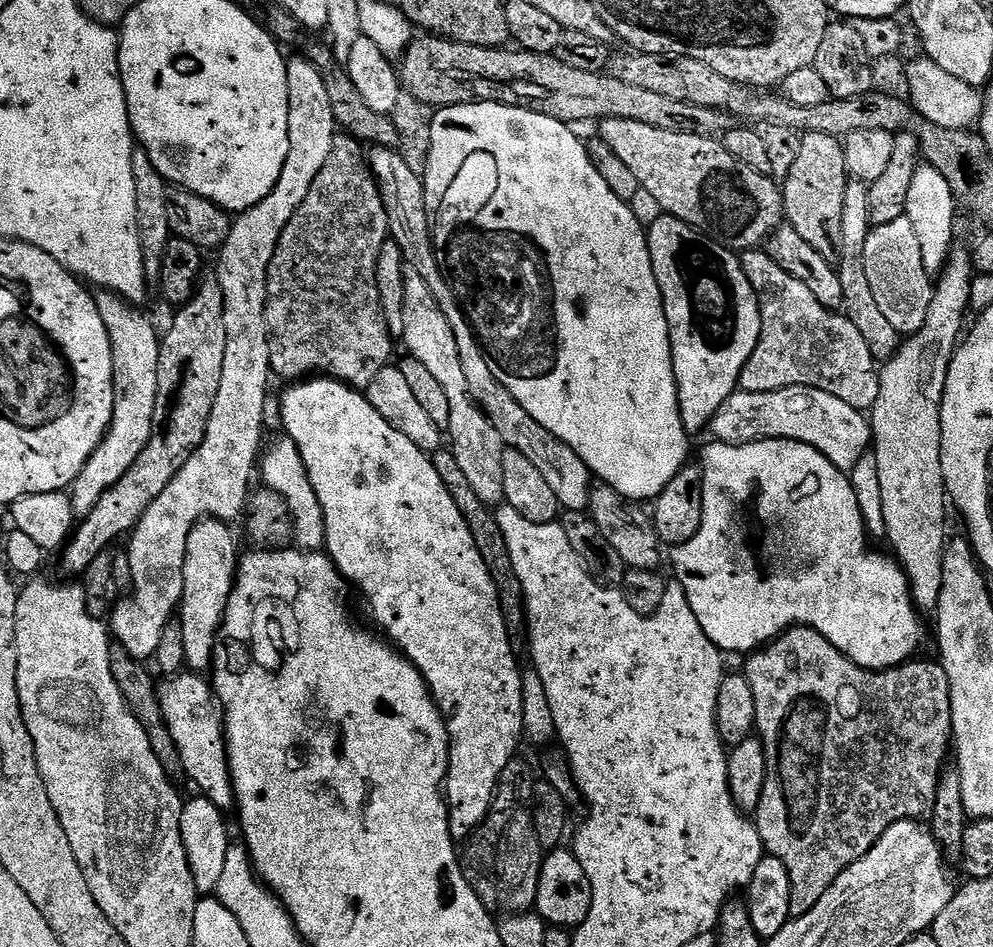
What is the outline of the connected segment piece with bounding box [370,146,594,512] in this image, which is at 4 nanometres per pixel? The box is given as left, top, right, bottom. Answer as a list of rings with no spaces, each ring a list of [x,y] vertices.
[[[376,146],[370,152],[371,174],[380,188],[386,218],[389,219],[388,235],[391,240],[398,242],[404,255],[405,265],[418,270],[418,274],[426,278],[426,286],[430,286],[438,306],[442,306],[442,314],[446,314],[450,322],[450,330],[454,330],[454,338],[458,342],[458,354],[462,362],[462,371],[466,373],[466,386],[469,394],[476,401],[476,405],[488,415],[488,421],[494,426],[494,430],[498,430],[505,445],[518,450],[518,454],[524,455],[541,472],[542,478],[546,478],[550,490],[554,490],[555,496],[558,497],[561,509],[564,512],[585,511],[594,487],[592,473],[588,471],[586,462],[582,462],[582,458],[578,458],[578,454],[570,450],[570,446],[554,438],[554,434],[550,434],[546,426],[538,426],[538,422],[534,422],[534,418],[530,418],[530,414],[526,414],[526,410],[518,406],[514,394],[510,394],[510,390],[506,390],[506,386],[502,386],[502,382],[498,382],[498,378],[490,374],[488,357],[481,348],[480,341],[477,340],[472,327],[468,325],[468,319],[460,309],[460,303],[456,301],[456,296],[442,271],[442,266],[436,261],[434,232],[430,227],[430,217],[426,210],[426,194],[421,173],[417,169],[415,172],[403,158],[405,159],[399,151],[391,148]]]

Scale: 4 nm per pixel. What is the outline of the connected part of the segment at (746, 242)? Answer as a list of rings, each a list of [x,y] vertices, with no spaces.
[[[606,118],[599,121],[598,128],[600,128],[600,132],[598,132],[599,139],[604,140],[606,146],[610,146],[610,150],[614,150],[614,154],[618,154],[618,158],[622,158],[622,163],[634,173],[634,178],[638,178],[641,188],[650,190],[650,195],[658,201],[658,206],[662,206],[664,215],[673,216],[682,222],[686,222],[692,228],[703,232],[709,240],[716,241],[723,248],[730,248],[737,254],[759,249],[785,219],[784,193],[781,185],[771,175],[758,170],[750,170],[750,166],[738,162],[734,158],[734,154],[727,152],[719,139],[710,136],[699,136],[698,134],[678,134],[674,130],[658,130],[658,126],[646,126],[646,122],[630,122],[630,118]]]

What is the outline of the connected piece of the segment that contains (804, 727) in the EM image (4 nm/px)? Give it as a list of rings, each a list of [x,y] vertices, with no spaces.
[[[802,627],[790,628],[787,632],[780,633],[777,640],[763,645],[763,647],[751,653],[751,655],[745,659],[748,661],[745,662],[744,668],[742,668],[742,674],[746,678],[746,682],[750,682],[750,690],[754,690],[754,706],[756,707],[755,735],[764,743],[764,749],[766,750],[766,786],[762,786],[762,802],[758,802],[758,810],[754,813],[754,823],[764,843],[765,853],[774,858],[778,858],[778,862],[782,862],[782,866],[786,866],[786,874],[790,874],[790,914],[793,918],[809,912],[818,902],[818,898],[822,898],[822,894],[826,894],[826,890],[830,890],[832,883],[854,862],[858,862],[858,858],[862,858],[874,847],[878,842],[878,838],[882,838],[882,834],[891,824],[894,822],[902,822],[903,820],[920,822],[925,818],[931,817],[934,798],[938,794],[938,786],[940,785],[940,774],[946,767],[946,761],[944,761],[944,759],[946,759],[947,756],[949,759],[950,749],[954,744],[952,734],[952,703],[950,702],[950,678],[946,674],[943,663],[937,662],[935,659],[933,659],[934,661],[920,659],[921,658],[913,658],[909,660],[907,664],[902,664],[898,668],[885,668],[883,672],[871,672],[869,668],[858,666],[850,658],[846,658],[846,654],[842,654],[826,638],[822,638],[822,634],[818,634],[812,628]]]

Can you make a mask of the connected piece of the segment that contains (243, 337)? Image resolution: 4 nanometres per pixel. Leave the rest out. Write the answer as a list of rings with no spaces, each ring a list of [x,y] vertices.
[[[303,55],[296,56],[293,60],[291,57],[287,61],[287,66],[290,154],[286,158],[286,166],[282,166],[282,174],[269,196],[262,198],[262,202],[258,202],[258,206],[254,206],[249,212],[241,212],[235,217],[232,232],[218,252],[220,256],[218,275],[226,302],[226,363],[222,366],[222,386],[218,386],[218,398],[214,398],[214,410],[210,410],[206,438],[202,446],[194,450],[190,462],[186,462],[186,466],[178,470],[174,482],[170,482],[170,486],[166,486],[166,490],[162,490],[162,494],[154,498],[150,510],[146,510],[146,514],[137,522],[127,541],[129,544],[126,566],[132,571],[130,587],[133,588],[133,592],[129,600],[121,599],[112,609],[110,636],[119,647],[126,650],[128,656],[133,656],[135,660],[141,662],[151,661],[155,657],[158,642],[162,639],[162,630],[166,630],[166,626],[173,623],[180,607],[184,589],[182,566],[186,566],[186,538],[190,538],[190,530],[202,519],[232,522],[236,515],[237,519],[245,511],[250,495],[248,483],[252,480],[252,472],[254,476],[257,471],[258,457],[262,452],[260,435],[264,432],[264,407],[268,404],[268,380],[270,381],[272,376],[266,330],[267,270],[271,259],[274,258],[275,248],[282,238],[283,230],[310,193],[315,178],[330,155],[338,132],[334,110],[330,110],[330,97],[322,74]]]

